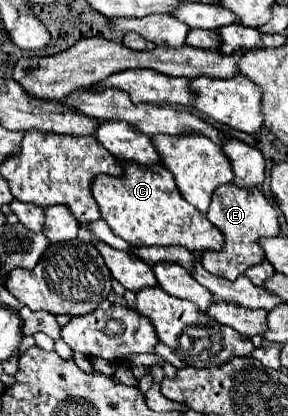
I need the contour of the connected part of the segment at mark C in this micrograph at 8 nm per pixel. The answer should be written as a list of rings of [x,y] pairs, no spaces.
[[[124,162],[124,176],[108,176],[108,174],[98,174],[92,182],[92,196],[100,206],[100,214],[106,220],[106,224],[110,226],[110,230],[124,238],[128,244],[132,246],[170,246],[170,244],[178,244],[188,248],[190,252],[202,252],[202,250],[220,250],[224,244],[224,234],[208,222],[208,218],[194,208],[192,204],[188,204],[180,190],[176,188],[174,176],[170,174],[170,170],[164,164],[154,164],[154,166],[142,166],[136,162]]]

